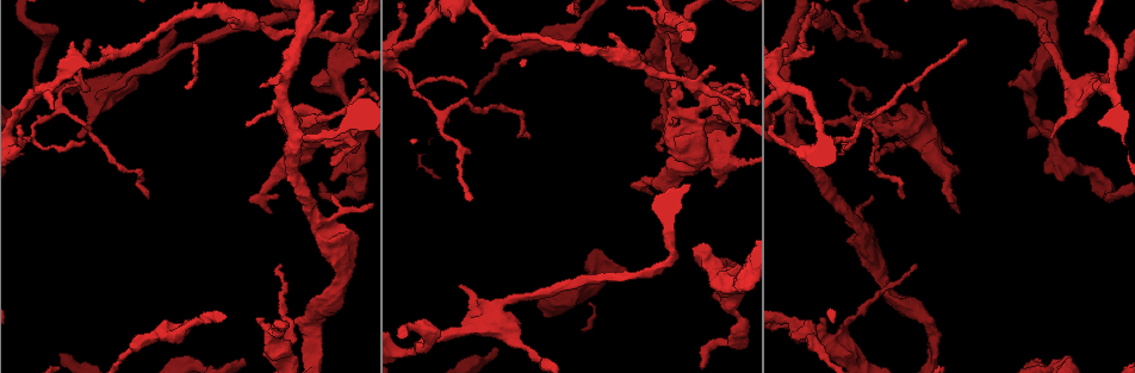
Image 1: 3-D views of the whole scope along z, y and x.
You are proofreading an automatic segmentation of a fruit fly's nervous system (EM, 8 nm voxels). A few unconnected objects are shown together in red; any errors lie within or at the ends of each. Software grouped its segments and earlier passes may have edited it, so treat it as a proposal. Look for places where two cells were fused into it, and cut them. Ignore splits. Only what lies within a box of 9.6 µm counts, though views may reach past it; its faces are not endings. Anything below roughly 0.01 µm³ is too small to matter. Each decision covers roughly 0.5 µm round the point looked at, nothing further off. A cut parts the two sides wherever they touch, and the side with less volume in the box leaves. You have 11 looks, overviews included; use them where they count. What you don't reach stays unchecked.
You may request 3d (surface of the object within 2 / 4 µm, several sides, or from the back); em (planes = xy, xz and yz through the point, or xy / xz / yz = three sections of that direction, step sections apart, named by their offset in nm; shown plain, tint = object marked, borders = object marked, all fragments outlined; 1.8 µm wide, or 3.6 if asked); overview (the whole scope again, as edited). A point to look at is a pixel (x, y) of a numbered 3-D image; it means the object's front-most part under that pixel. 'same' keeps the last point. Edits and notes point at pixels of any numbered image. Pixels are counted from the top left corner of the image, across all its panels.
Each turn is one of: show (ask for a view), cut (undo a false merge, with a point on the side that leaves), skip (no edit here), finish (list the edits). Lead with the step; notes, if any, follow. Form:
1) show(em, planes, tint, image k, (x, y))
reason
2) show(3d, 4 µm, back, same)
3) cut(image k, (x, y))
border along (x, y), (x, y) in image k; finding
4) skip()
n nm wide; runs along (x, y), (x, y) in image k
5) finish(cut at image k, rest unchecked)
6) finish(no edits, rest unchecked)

show(em, xz, step 8, tint, image 1, (697, 109))
three arms meet

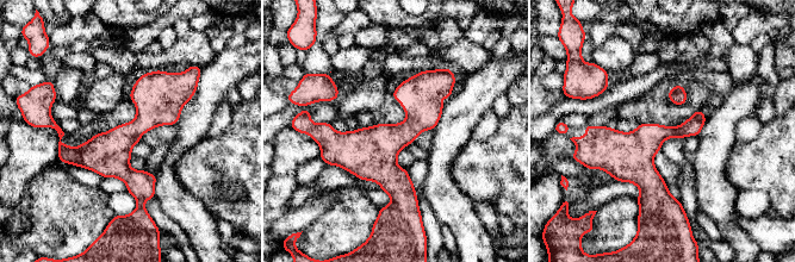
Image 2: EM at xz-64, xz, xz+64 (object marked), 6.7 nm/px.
show(em, planes, borders, same)
another direction

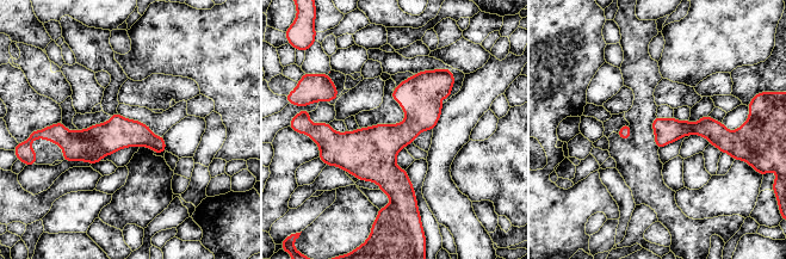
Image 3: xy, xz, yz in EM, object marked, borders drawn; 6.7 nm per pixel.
skip()
runs along (56, 127), (68, 139), (162, 148) in image 3; all the same cell

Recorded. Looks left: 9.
show(em, planes, tint, image 1, (669, 28))
thin arm on a thick one

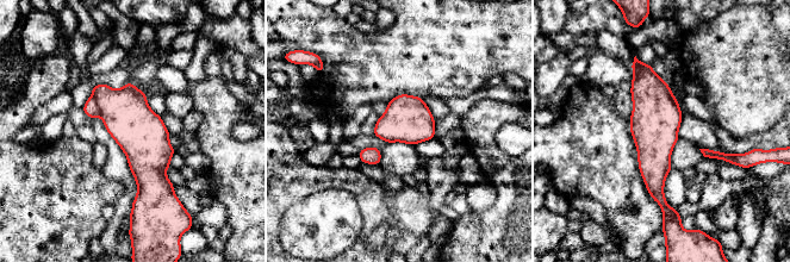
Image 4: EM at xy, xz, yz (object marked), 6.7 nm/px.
cut(image 4, (91, 108))
320 nm wide; border along (92, 94), (100, 116) in image 4; a second cell is stuck on

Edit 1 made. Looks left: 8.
show(overview)
see it whole again

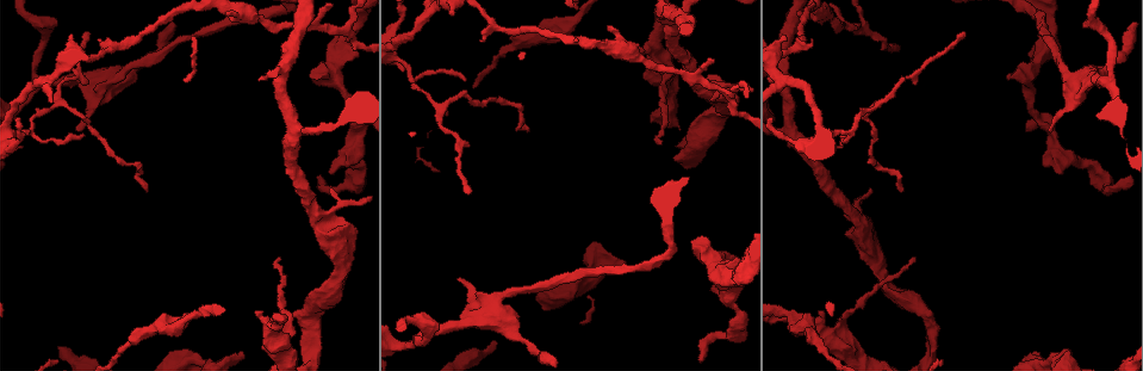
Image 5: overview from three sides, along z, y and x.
show(3d, 4 µm, back, image 5, (681, 72))
sudden change in width

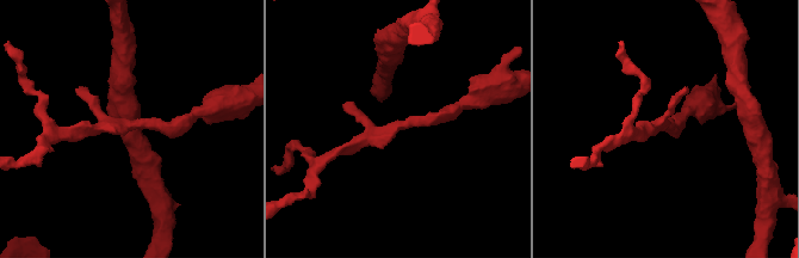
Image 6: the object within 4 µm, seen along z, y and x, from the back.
show(em, xy, step 16, tint, image 6, (397, 126))
need the tissue

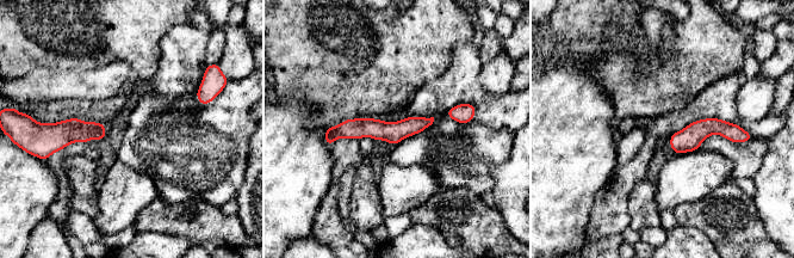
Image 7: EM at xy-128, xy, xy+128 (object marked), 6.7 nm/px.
skip()
one cell here

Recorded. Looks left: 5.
show(3d, 4 µm, back, image 5, (279, 339))
thin arm on a thick one

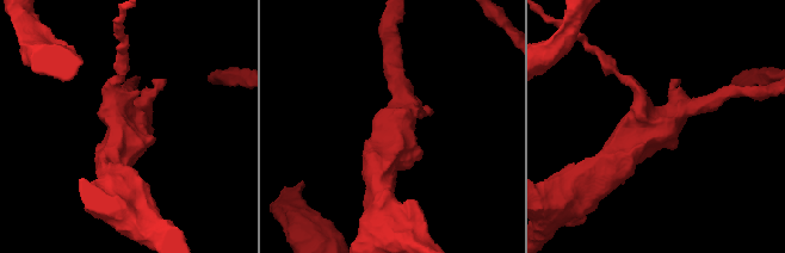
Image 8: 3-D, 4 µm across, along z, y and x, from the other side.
show(em, planes, tint, image 8, (119, 128))
4 arms

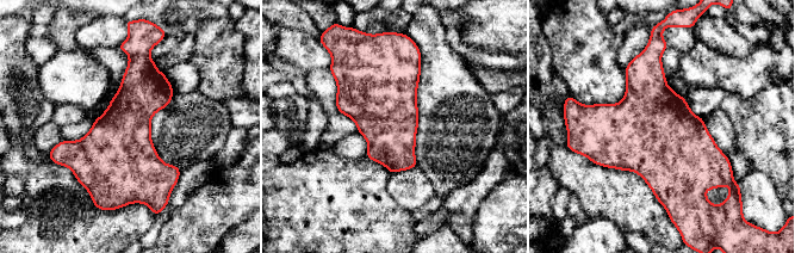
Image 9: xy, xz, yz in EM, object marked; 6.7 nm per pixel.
skip()
one cell here

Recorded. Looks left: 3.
finish(cut at image 4, rest unchecked)

